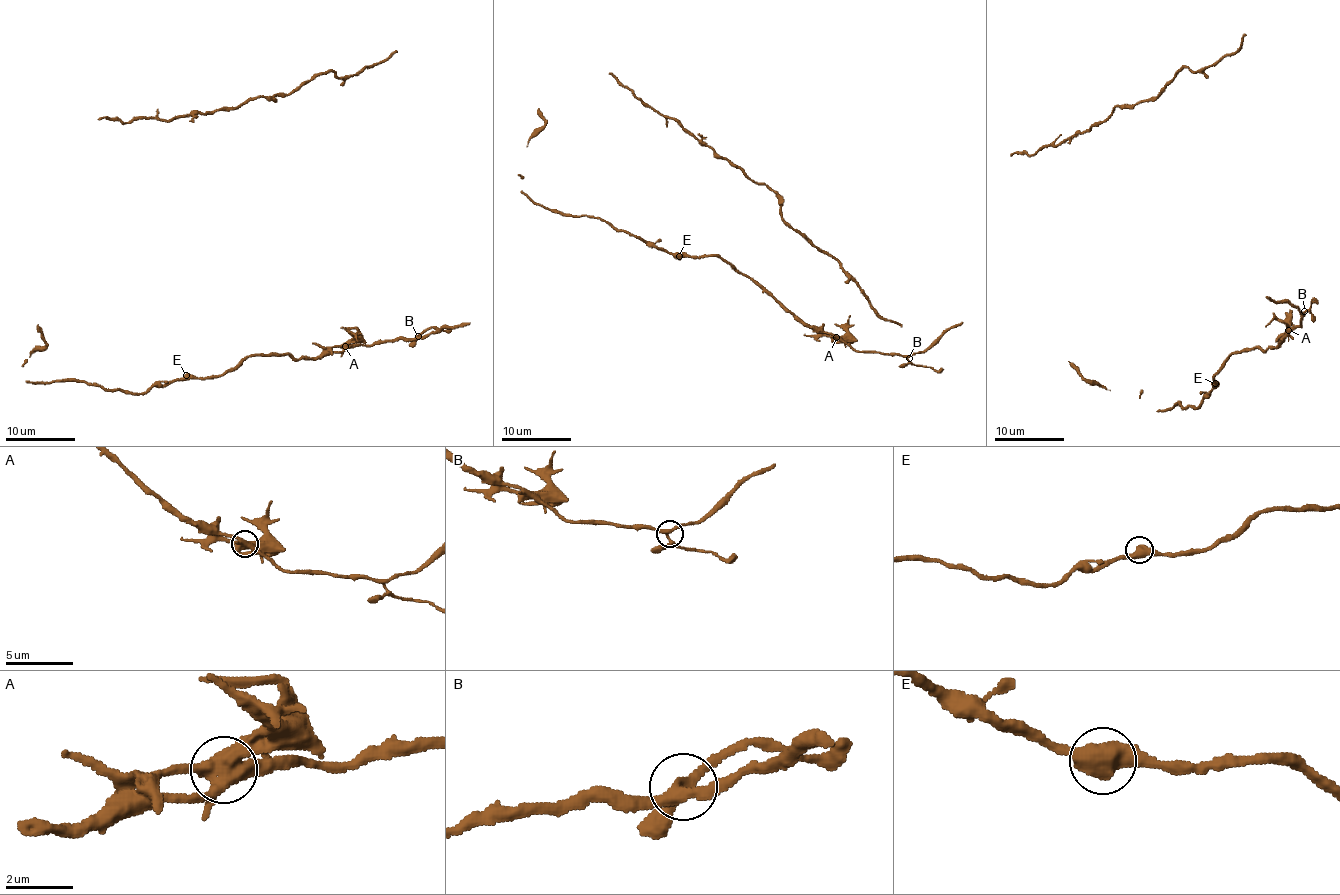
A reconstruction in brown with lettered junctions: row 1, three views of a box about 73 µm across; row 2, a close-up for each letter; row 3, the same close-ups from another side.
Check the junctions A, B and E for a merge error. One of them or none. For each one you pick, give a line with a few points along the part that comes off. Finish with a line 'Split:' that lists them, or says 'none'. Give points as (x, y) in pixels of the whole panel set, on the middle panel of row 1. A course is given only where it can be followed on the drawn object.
A: course (836, 338), (850, 339), (831, 341)
Split: A

